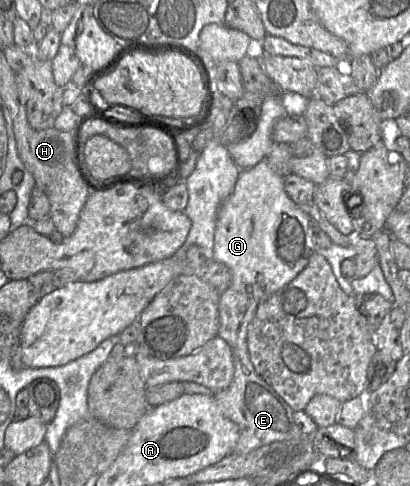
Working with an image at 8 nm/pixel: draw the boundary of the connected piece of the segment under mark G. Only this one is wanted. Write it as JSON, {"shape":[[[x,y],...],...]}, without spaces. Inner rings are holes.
{"shape":[[[266,160],[260,161],[254,167],[240,170],[235,187],[230,196],[222,203],[218,210],[214,233],[214,260],[225,264],[231,271],[232,284],[244,284],[245,289],[261,300],[277,292],[291,282],[309,263],[310,256],[315,251],[312,233],[312,221],[309,216],[287,195],[284,188],[284,178],[275,173]]]}

